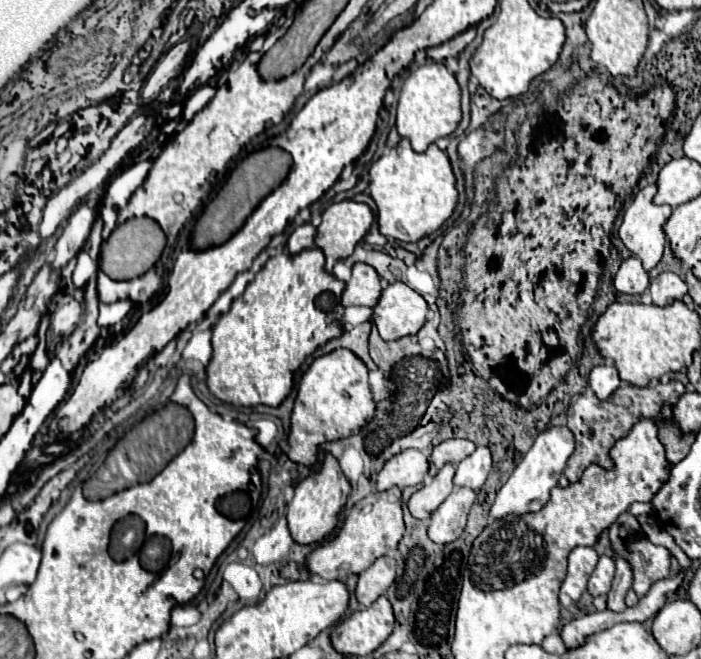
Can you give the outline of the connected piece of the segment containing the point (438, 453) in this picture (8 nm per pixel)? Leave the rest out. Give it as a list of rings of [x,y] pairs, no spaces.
[[[454,438],[454,440],[446,440],[438,446],[434,446],[432,450],[432,456],[430,456],[430,476],[436,476],[436,472],[444,466],[444,464],[458,464],[460,460],[464,460],[466,456],[470,456],[472,452],[476,450],[476,444],[470,442],[470,440],[460,440],[460,438]]]

